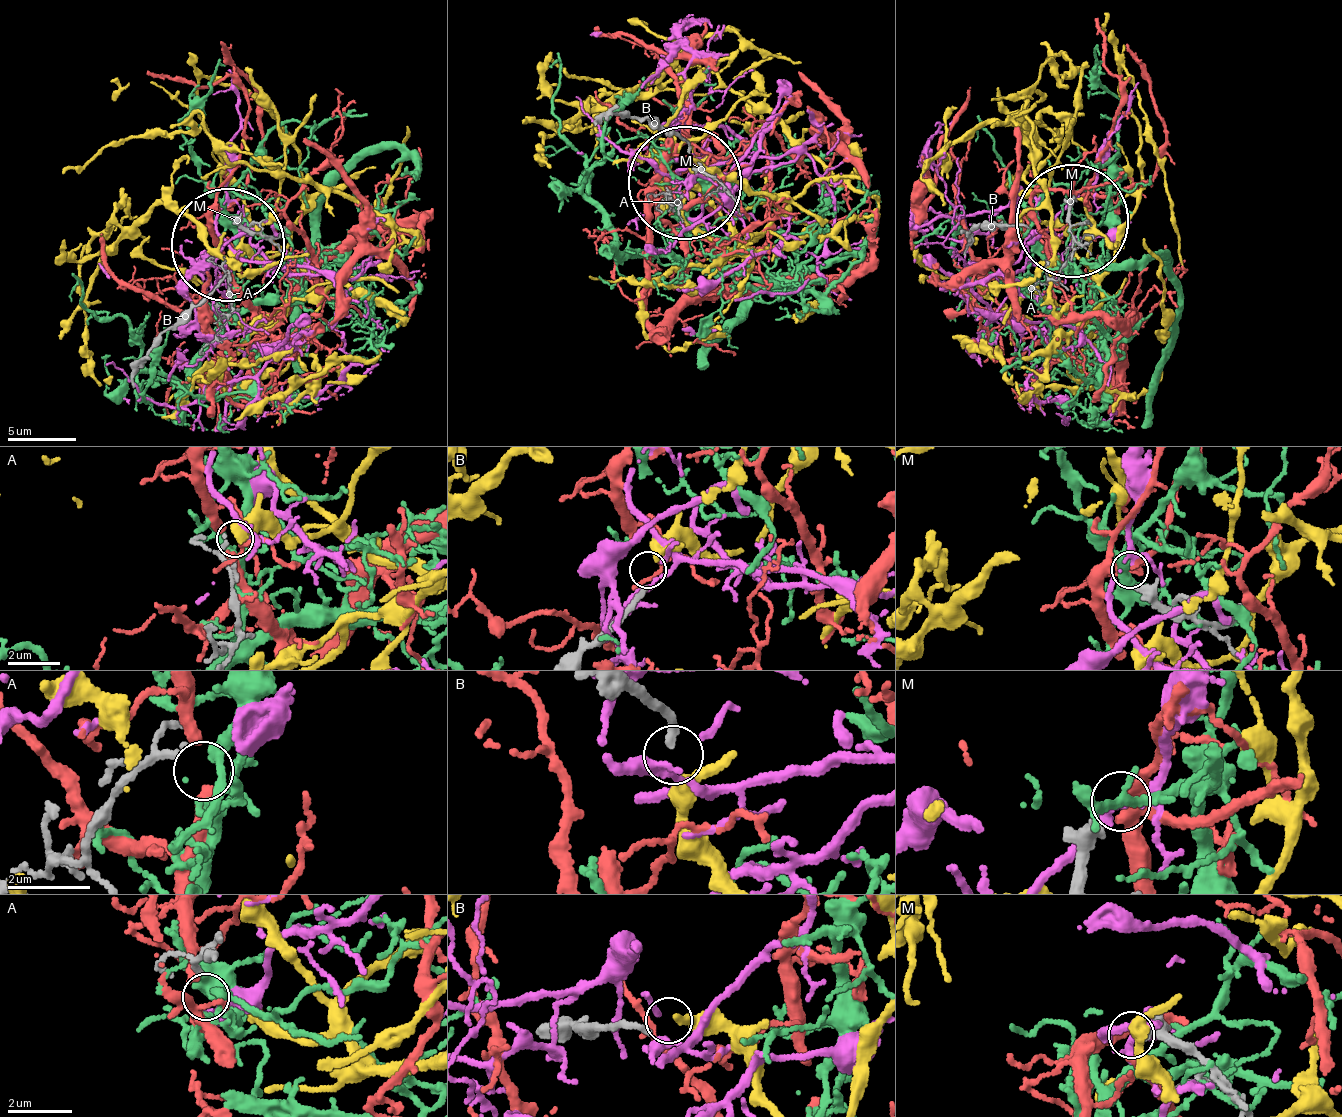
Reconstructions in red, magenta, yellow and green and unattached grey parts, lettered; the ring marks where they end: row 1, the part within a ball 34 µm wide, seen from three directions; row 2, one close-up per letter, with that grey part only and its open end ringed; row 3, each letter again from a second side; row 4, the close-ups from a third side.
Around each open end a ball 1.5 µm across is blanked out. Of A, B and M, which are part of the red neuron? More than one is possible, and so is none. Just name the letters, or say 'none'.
M

